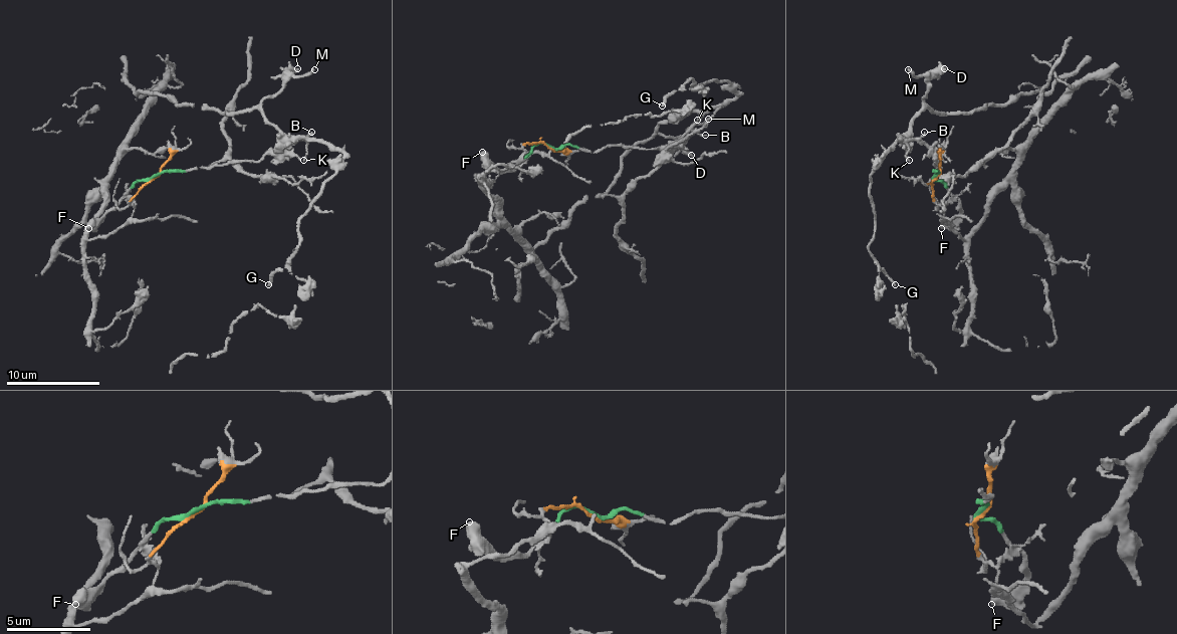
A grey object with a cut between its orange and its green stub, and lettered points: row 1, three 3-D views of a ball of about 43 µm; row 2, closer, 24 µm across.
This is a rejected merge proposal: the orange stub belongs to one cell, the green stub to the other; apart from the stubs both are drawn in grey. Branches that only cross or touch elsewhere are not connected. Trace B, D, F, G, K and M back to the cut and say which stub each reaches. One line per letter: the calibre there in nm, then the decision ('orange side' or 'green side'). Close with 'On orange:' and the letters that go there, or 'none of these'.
B: calibre 160 nm; green side
D: calibre 320 nm; green side
F: calibre 550 nm; green side
G: calibre 260 nm; green side
K: calibre 150 nm; green side
M: calibre 240 nm; green side
On orange: none of these

